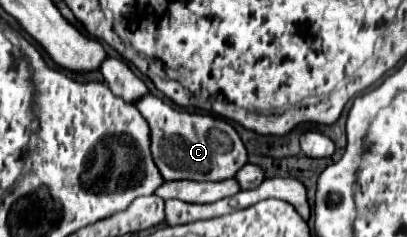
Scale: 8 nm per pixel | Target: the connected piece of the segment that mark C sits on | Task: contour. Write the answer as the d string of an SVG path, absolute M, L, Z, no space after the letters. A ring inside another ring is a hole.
M152 94L138 100L136 108L150 124L152 130L150 148L164 180L196 180L196 182L228 180L234 178L238 170L248 162L248 152L238 132L230 126L230 122L222 118L176 110Z

